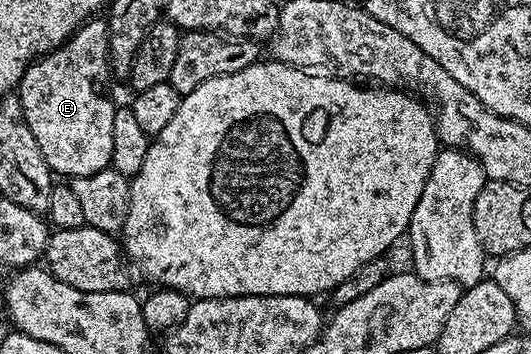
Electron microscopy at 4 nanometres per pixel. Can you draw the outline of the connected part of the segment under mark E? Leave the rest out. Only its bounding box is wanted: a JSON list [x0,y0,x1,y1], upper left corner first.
[17,19,116,179]

